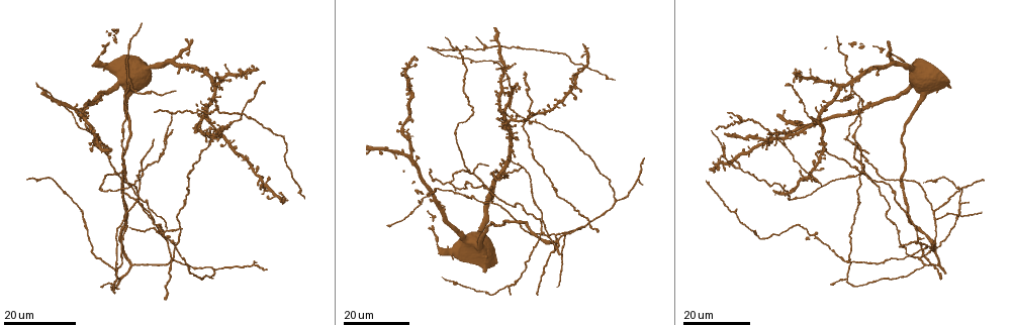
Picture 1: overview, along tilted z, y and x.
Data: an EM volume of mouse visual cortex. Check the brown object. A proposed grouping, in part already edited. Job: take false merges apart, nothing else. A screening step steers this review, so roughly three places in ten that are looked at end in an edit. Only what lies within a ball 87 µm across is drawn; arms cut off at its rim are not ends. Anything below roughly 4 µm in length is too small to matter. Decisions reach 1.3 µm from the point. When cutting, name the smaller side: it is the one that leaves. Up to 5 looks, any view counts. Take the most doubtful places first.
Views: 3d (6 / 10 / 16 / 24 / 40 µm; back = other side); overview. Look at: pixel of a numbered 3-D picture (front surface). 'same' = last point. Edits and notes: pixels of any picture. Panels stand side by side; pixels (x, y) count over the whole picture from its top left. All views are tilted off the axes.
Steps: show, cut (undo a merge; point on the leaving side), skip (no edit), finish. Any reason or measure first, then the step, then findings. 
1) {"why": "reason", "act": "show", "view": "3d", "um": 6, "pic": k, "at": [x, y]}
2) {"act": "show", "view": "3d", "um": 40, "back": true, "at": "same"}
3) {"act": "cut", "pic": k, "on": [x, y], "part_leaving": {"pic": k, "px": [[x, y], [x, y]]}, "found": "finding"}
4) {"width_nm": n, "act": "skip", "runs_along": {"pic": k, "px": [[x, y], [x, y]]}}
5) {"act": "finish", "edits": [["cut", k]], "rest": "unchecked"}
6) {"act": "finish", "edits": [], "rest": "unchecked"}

{"why": "three-way junction", "act": "show", "view": "3d", "um": 24, "pic": 1, "at": [522, 166]}

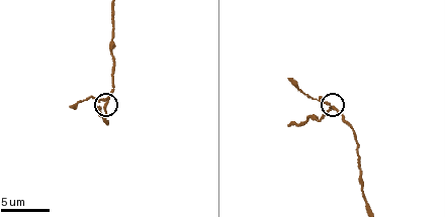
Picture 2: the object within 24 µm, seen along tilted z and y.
{"act": "show", "view": "3d", "um": 6, "pic": 2, "at": [108, 97]}

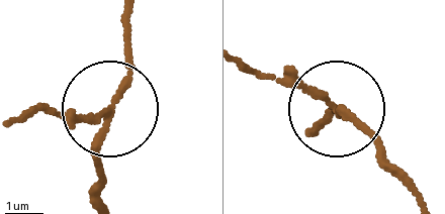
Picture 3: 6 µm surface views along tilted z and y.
{"side_arm_um": 7, "act": "cut", "pic": 3, "on": [68, 109], "part_leaving": {"pic": 3, "px": [[102, 112], [62, 117], [40, 105], [19, 116]]}, "found": "two neurons meet here"}

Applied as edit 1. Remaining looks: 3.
{"why": "branch point", "act": "show", "view": "3d", "um": 24, "pic": 1, "at": [167, 231]}

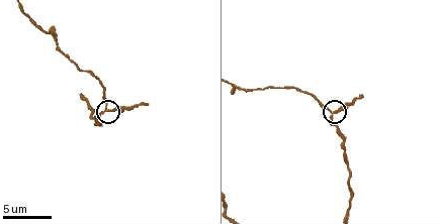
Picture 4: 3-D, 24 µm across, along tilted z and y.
{"act": "show", "view": "3d", "um": 10, "pic": 4, "at": [332, 112]}

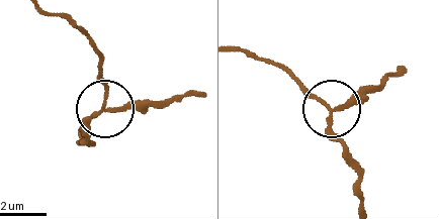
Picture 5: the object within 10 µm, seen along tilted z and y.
{"act": "cut", "pic": 5, "on": [141, 102], "part_leaving": {"pic": 5, "px": [[107, 112], [163, 106], [198, 94]]}, "found": "two neurons meet here"}

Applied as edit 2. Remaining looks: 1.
{"act": "finish", "edits": [["cut", 3], ["cut", 5]], "rest": "unchecked"}

